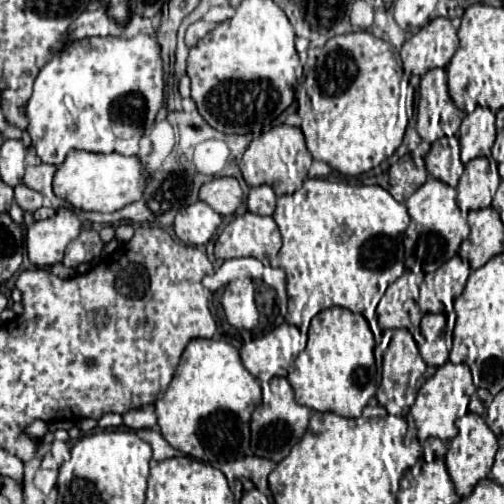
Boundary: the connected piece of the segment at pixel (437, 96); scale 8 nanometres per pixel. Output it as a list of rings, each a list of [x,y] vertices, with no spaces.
[[[444,68],[431,69],[421,77],[421,97],[417,107],[417,133],[423,141],[433,143],[443,135],[439,115],[449,101],[447,73]]]

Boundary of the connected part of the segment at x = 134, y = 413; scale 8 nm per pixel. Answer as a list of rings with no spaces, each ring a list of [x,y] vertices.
[[[145,405],[141,409],[131,409],[123,415],[123,423],[129,429],[153,429],[157,425],[157,417],[155,417],[155,407],[153,405]]]

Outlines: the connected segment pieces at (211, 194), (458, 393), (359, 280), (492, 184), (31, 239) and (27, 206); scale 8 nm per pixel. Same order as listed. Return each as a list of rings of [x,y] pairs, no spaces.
[[[215,177],[199,191],[199,199],[205,201],[219,215],[233,215],[243,201],[241,187],[233,177]]]
[[[445,363],[443,367],[437,369],[437,373],[427,379],[427,383],[419,389],[419,395],[406,415],[407,433],[405,441],[410,442],[417,437],[419,441],[425,441],[427,437],[436,437],[441,441],[449,441],[457,435],[455,421],[469,412],[468,406],[471,395],[475,393],[472,374],[465,363]]]
[[[326,178],[305,179],[303,187],[293,195],[283,195],[277,199],[277,209],[273,213],[279,225],[283,247],[279,251],[281,267],[287,273],[287,295],[289,313],[287,323],[297,325],[303,335],[307,335],[311,319],[333,305],[345,307],[353,313],[361,313],[368,321],[376,317],[379,299],[386,292],[387,285],[393,283],[403,271],[403,231],[409,225],[409,215],[403,203],[395,201],[379,185],[348,184]]]
[[[477,157],[465,165],[461,181],[457,185],[457,205],[463,213],[473,209],[485,209],[499,187],[499,173],[495,161],[487,157]]]
[[[59,209],[45,221],[35,221],[27,229],[27,255],[37,267],[61,263],[65,247],[79,235],[81,221],[69,209]]]
[[[19,183],[15,187],[15,203],[29,213],[35,213],[43,205],[43,195],[39,191],[29,189],[25,183]]]

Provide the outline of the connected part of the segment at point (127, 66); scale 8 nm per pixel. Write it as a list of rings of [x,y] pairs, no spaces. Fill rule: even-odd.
[[[89,37],[69,43],[39,71],[27,103],[27,131],[37,157],[49,165],[61,165],[71,149],[131,157],[161,105],[163,65],[155,37]],[[129,95],[131,101],[117,101]]]

